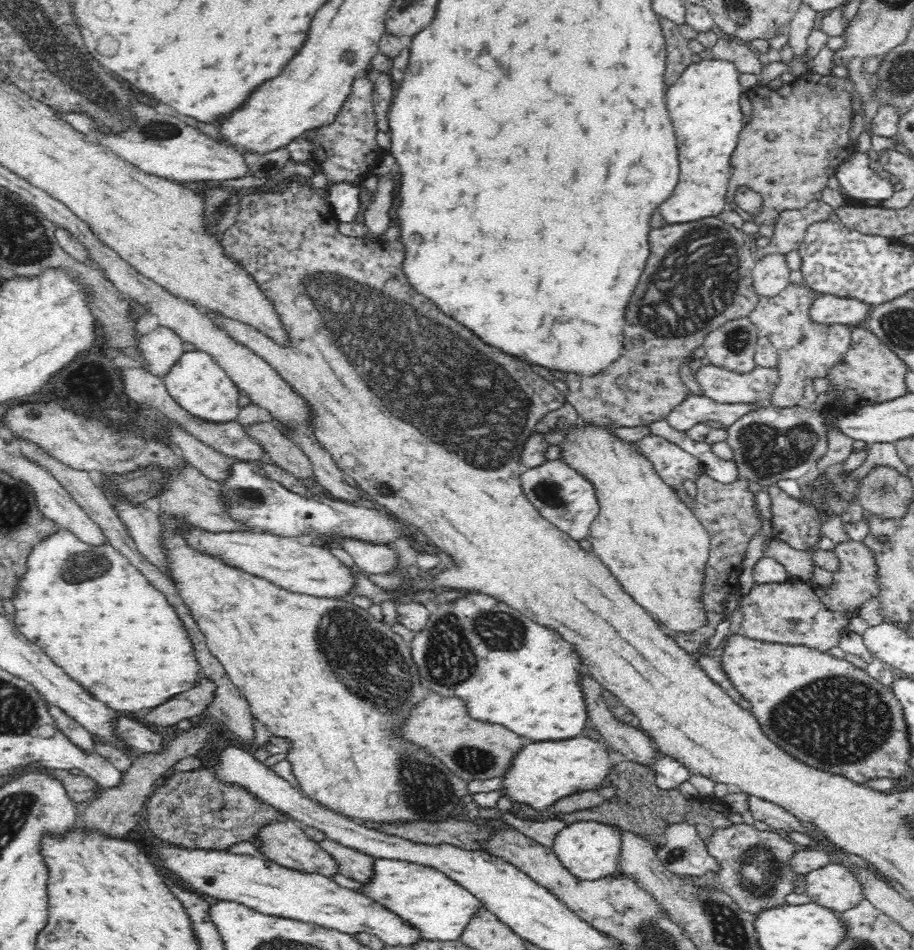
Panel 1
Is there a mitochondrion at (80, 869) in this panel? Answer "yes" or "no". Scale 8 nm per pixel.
no

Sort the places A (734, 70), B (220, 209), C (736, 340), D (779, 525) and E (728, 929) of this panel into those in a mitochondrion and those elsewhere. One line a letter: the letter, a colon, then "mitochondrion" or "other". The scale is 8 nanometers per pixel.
A: other
B: mitochondrion
C: mitochondrion
D: other
E: mitochondrion

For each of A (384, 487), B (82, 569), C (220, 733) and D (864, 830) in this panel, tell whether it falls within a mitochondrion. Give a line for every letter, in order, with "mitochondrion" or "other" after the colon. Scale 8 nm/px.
A: mitochondrion
B: mitochondrion
C: other
D: other

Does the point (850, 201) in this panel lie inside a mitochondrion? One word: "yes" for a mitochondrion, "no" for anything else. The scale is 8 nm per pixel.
no

